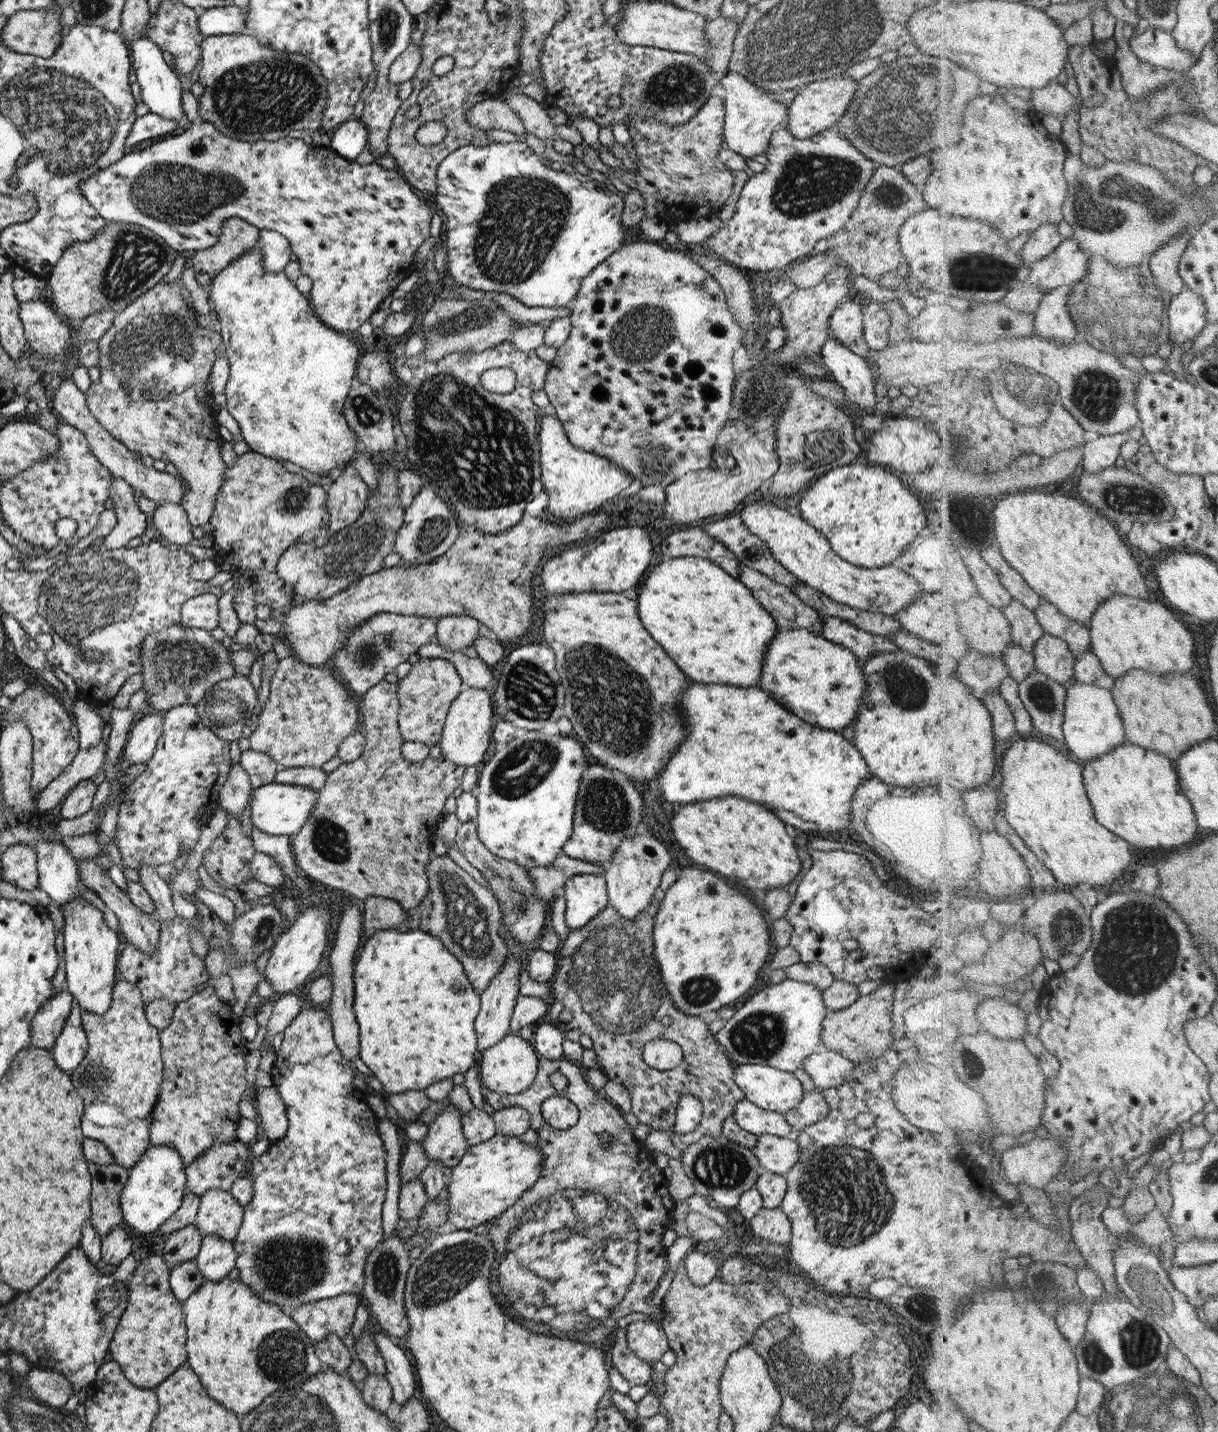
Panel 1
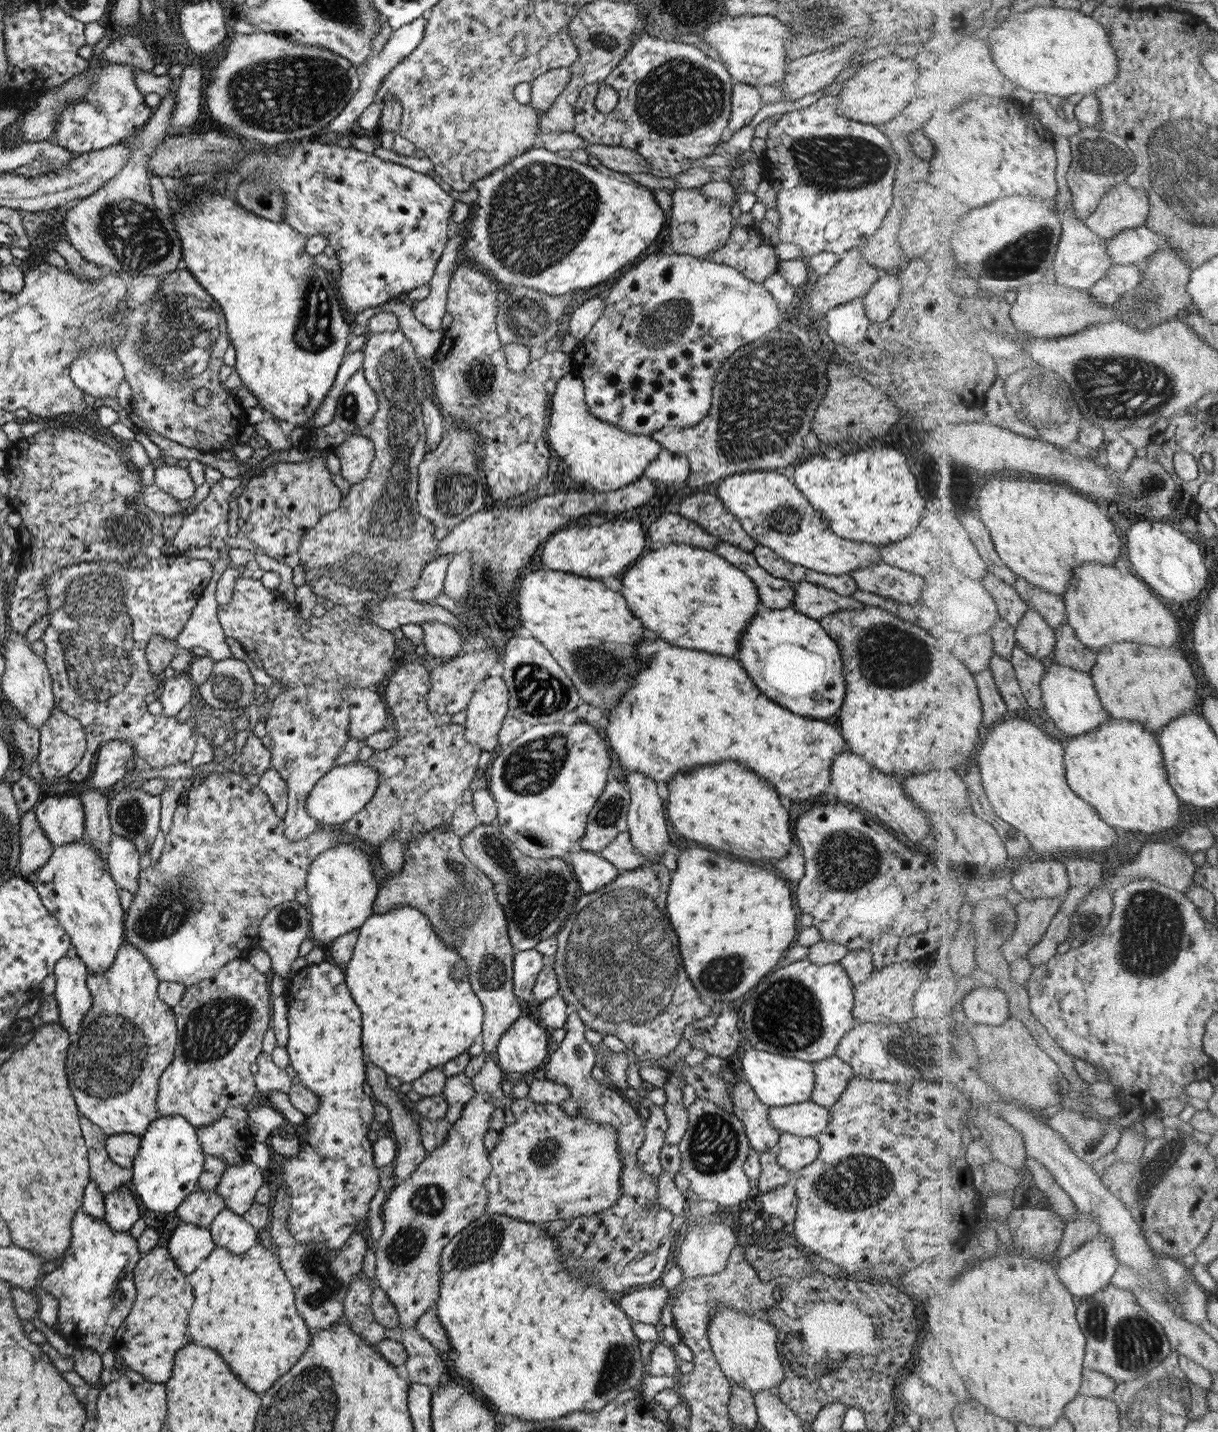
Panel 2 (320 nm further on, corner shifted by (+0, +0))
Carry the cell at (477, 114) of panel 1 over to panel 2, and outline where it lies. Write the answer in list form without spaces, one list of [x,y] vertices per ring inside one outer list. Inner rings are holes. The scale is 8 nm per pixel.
[[[569,67],[549,70],[537,76],[531,83],[530,100],[528,105],[538,115],[549,110],[557,95],[569,83]]]

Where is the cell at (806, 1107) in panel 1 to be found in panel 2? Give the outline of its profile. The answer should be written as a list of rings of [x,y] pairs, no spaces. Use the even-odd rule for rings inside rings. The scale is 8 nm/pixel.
[[[834,1055],[812,1062],[811,1068],[814,1080],[809,1100],[822,1107],[829,1108],[835,1104],[854,1077],[849,1064]]]

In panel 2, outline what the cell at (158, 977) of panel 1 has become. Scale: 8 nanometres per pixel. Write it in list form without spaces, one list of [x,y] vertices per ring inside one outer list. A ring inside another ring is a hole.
[[[217,767],[210,775],[201,779],[195,788],[187,790],[185,786],[185,790],[176,802],[177,806],[173,812],[169,830],[164,834],[164,845],[159,858],[138,872],[138,887],[132,894],[132,900],[124,915],[124,938],[127,943],[131,943],[143,953],[143,956],[147,957],[159,981],[175,981],[186,987],[190,984],[197,984],[200,980],[211,978],[218,968],[227,964],[228,960],[244,956],[254,946],[258,946],[258,928],[261,919],[274,906],[294,900],[295,892],[305,886],[306,872],[311,861],[320,852],[335,846],[341,840],[341,836],[339,836],[339,825],[323,825],[302,839],[290,841],[284,835],[283,819],[275,816],[268,796],[257,785],[249,784],[244,775],[231,772],[229,769]]]

